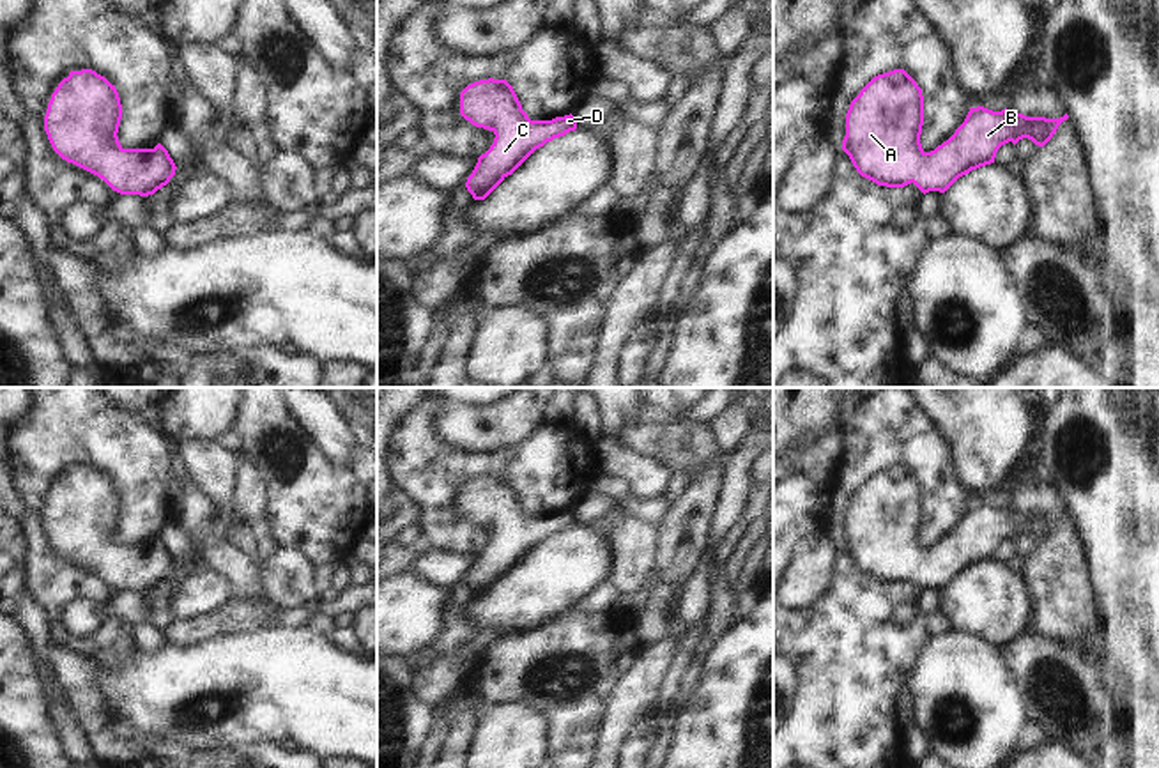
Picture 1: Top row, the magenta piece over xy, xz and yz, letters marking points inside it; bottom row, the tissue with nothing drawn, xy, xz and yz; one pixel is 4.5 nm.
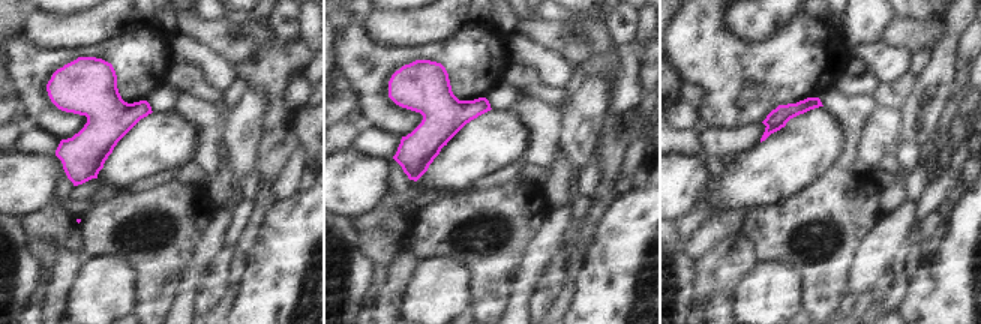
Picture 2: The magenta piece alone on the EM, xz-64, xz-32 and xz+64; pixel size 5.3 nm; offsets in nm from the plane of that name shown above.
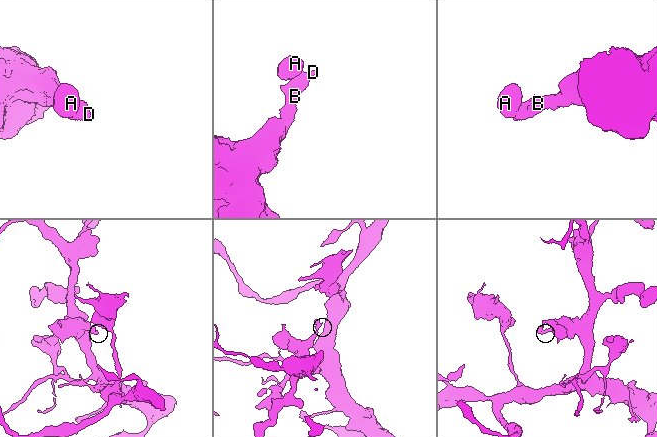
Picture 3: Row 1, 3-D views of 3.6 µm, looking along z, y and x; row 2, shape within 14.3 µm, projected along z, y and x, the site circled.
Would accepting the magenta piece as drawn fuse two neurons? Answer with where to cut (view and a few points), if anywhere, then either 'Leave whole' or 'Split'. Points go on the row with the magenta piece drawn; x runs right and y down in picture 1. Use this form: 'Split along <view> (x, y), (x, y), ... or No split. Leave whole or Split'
No split. Leave whole.

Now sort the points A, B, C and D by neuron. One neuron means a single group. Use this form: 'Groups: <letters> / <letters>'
Groups: A B C D.

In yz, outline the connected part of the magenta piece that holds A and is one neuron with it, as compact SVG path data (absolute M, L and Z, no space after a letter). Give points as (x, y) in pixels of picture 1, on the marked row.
M894 69L874 76L851 101L846 113L842 150L849 156L856 172L878 186L904 188L913 182L924 195L929 191L945 193L959 177L994 163L998 149L1009 142L1016 145L1028 138L1044 147L1067 119L1067 113L1060 119L1046 119L1026 117L1007 108L993 111L977 106L970 108L964 122L947 142L925 152L920 143L924 126L922 88L904 69Z

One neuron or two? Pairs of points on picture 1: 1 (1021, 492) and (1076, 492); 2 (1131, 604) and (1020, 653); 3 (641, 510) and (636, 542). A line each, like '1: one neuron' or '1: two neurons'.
1: two neurons
2: two neurons
3: two neurons

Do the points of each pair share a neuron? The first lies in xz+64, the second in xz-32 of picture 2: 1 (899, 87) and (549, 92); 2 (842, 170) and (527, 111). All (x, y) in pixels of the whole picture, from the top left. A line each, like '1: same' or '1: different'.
1: same
2: different

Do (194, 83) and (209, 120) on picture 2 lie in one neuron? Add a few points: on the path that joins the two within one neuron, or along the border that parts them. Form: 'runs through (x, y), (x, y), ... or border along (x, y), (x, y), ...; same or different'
border along (182, 90), (195, 93), (212, 104); different

